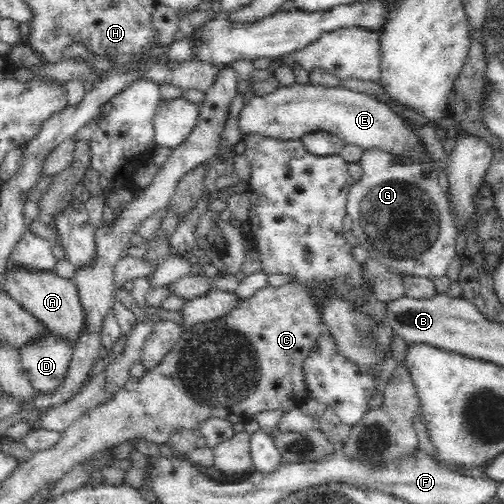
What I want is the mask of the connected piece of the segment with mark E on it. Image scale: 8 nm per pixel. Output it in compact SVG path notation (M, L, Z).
M294 83L282 86L265 96L247 95L238 115L238 130L242 137L257 134L264 138L282 141L298 140L314 131L328 131L340 137L345 144L355 144L365 150L381 150L403 162L429 162L434 169L445 173L446 162L438 168L434 154L428 152L420 136L416 134L416 124L400 116L384 102L370 94L338 86L322 86Z

